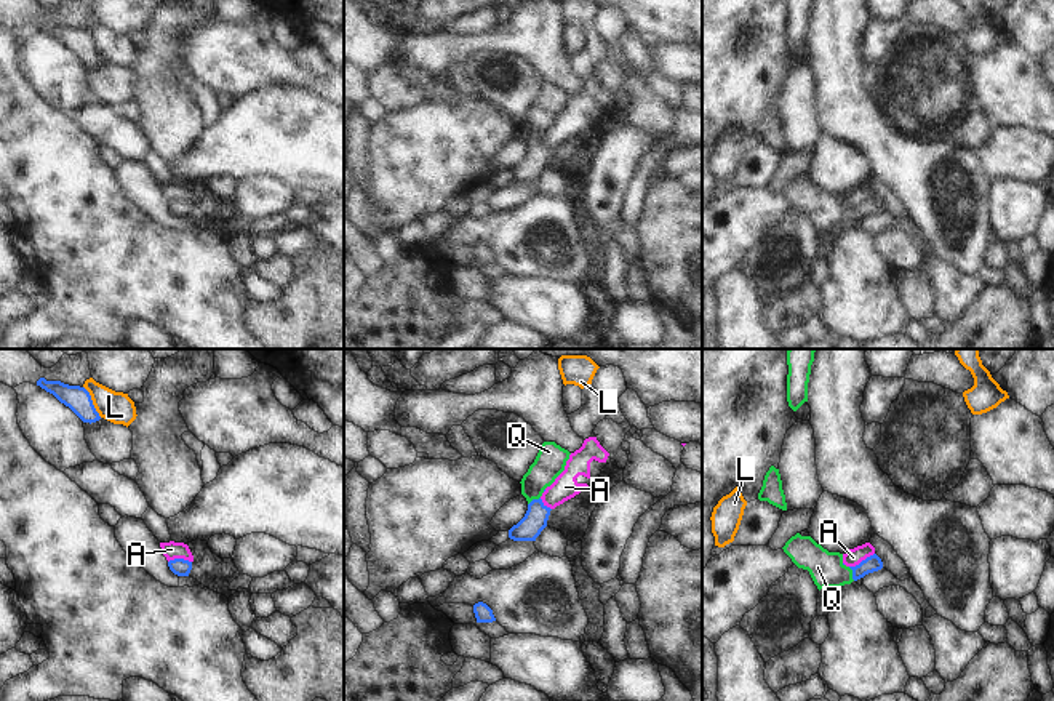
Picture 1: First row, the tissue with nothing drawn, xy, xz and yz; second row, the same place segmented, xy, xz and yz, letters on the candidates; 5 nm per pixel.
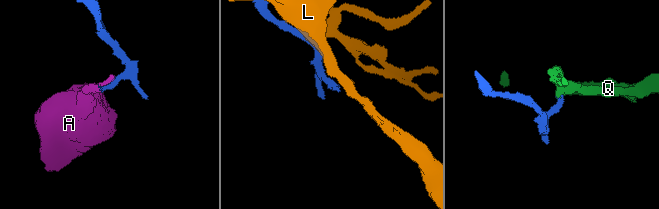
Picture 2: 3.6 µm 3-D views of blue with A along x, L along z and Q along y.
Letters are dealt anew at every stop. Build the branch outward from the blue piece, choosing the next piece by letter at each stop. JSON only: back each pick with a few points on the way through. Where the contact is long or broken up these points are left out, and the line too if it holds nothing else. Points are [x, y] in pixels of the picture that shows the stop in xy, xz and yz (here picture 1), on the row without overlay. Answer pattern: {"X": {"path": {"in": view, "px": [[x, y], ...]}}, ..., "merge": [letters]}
{"Q": {"path": {"in": "yz", "px": [[872, 205], [853, 215], [832, 215], [826, 210]]}}, "merge": ["Q"]}

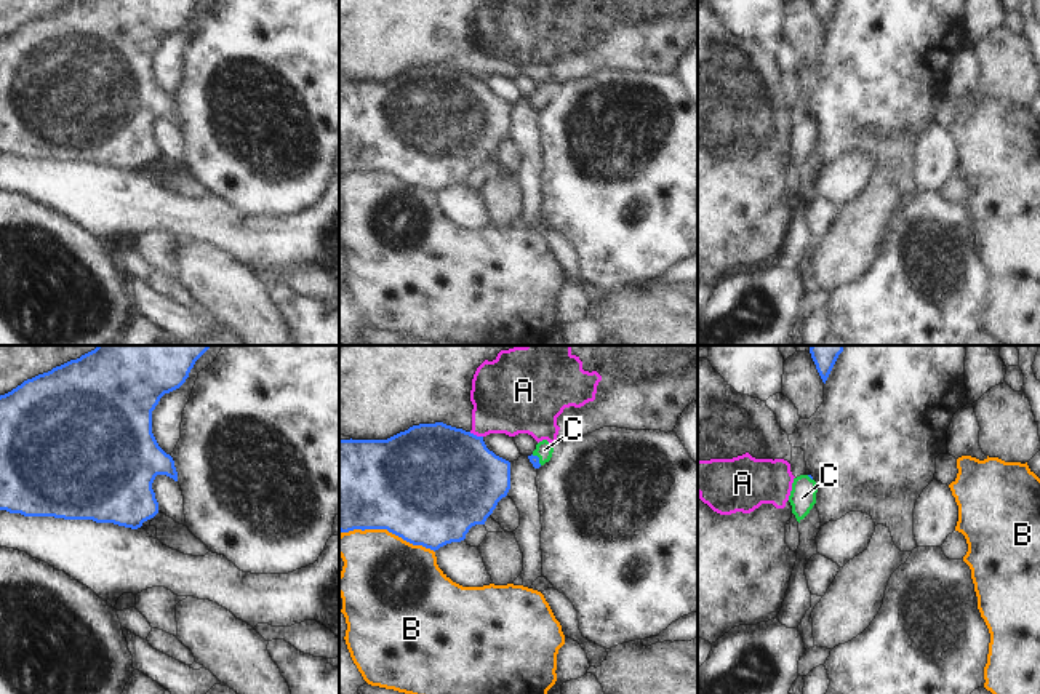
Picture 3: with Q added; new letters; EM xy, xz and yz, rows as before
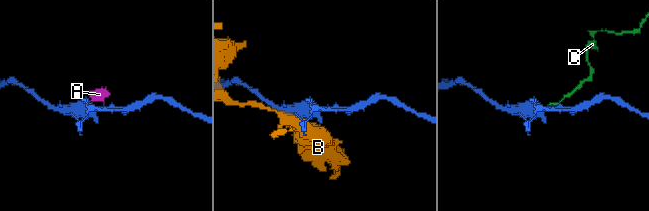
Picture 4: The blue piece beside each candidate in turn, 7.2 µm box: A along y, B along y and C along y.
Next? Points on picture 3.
{"C": {"path": {"in": "xz", "px": [[533, 101], [538, 99], [544, 91]]}}, "merge": ["C"]}

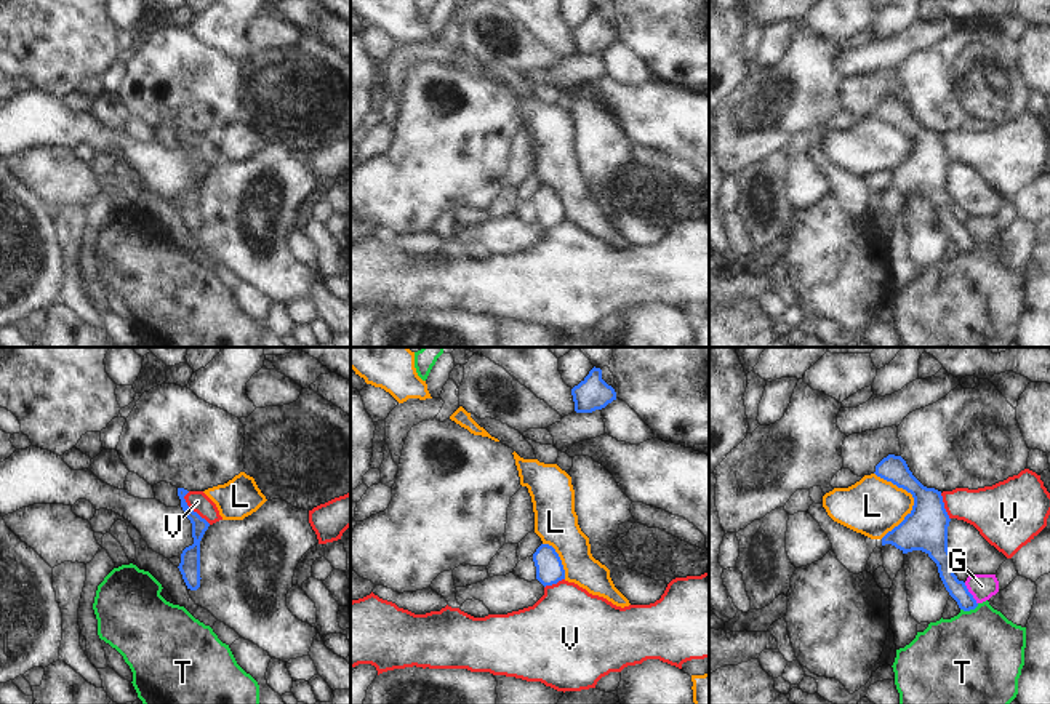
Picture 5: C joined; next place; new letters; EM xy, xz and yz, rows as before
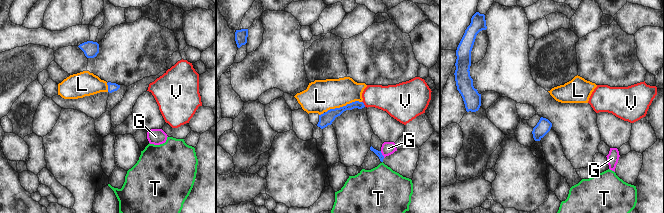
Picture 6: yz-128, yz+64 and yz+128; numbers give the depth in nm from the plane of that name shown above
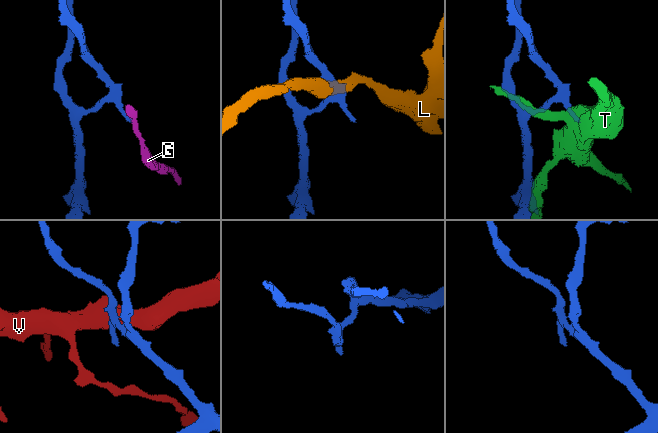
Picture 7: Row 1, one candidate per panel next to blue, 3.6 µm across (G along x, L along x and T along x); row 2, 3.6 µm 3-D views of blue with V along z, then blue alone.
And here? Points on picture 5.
{"merge": []}

